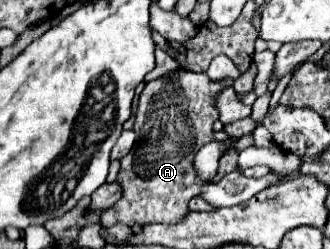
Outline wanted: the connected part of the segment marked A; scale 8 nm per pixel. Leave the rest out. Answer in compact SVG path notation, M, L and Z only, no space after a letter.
M175 70L163 78L147 82L147 86L139 96L135 124L133 124L137 140L135 146L129 150L129 154L121 158L121 170L117 176L117 180L123 184L123 196L115 206L101 212L101 226L109 228L119 222L127 226L135 226L135 224L145 226L155 222L175 224L189 212L187 204L193 196L199 194L199 184L203 184L195 176L191 168L191 160L199 146L207 144L207 140L213 140L213 122L219 118L217 110L213 108L213 98L223 86L231 86L231 82L233 80L213 82L207 78L207 74L197 74L189 70Z

